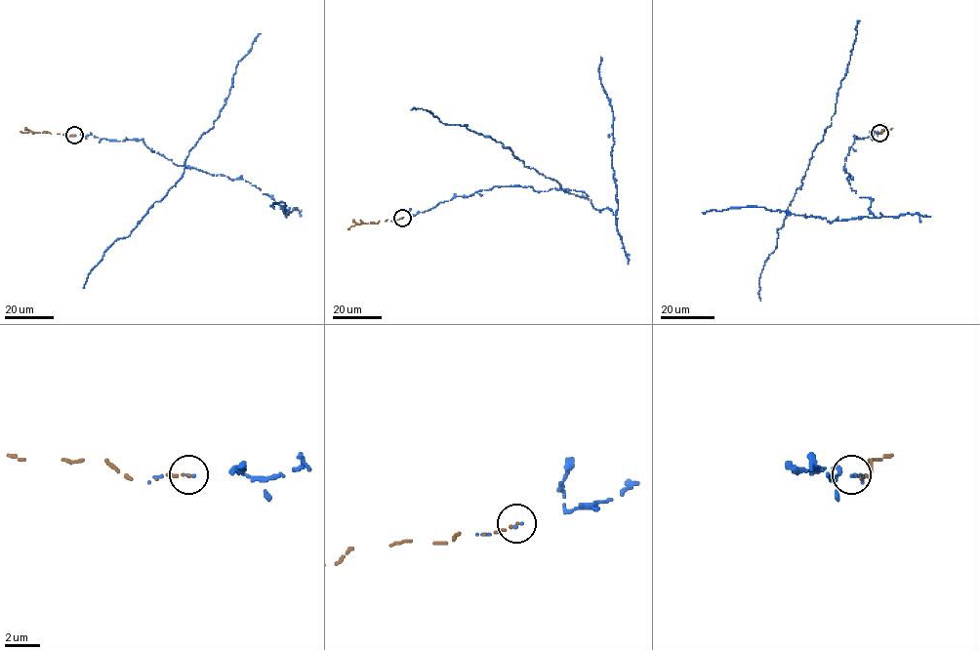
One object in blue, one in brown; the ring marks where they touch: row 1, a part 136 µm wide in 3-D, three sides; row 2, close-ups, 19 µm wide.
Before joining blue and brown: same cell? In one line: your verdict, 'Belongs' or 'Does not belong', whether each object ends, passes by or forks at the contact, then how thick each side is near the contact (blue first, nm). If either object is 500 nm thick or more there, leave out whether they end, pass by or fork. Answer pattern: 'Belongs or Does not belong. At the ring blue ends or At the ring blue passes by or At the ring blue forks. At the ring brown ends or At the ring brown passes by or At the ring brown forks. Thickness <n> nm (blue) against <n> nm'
Belongs. At the ring blue ends. At the ring brown ends. Thickness 160 nm (blue) against 140 nm

